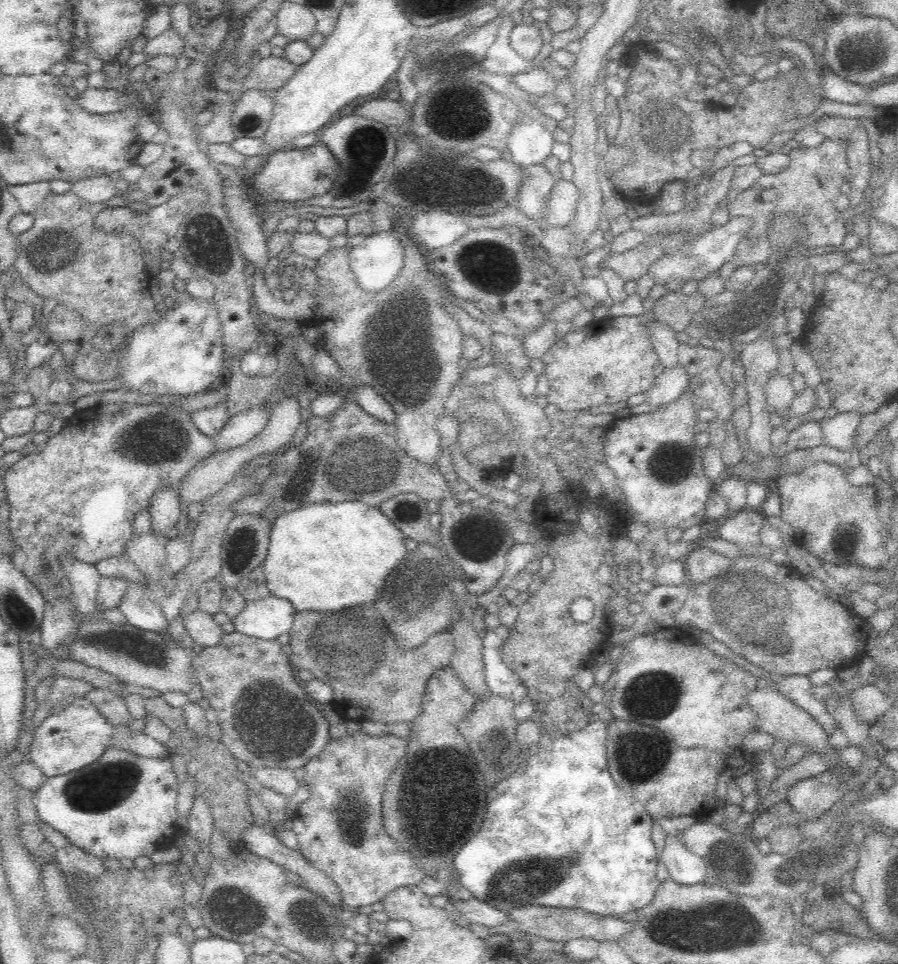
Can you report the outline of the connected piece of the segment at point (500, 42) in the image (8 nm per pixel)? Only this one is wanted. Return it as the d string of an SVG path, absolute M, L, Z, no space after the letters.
M503 12L495 41L488 47L486 56L482 59L482 71L514 76L535 65L534 60L522 58L510 46L509 36L516 23L510 19L510 14Z

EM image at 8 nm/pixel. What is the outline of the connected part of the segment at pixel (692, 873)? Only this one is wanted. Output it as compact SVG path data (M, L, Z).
M670 836L661 853L661 860L666 864L670 878L678 884L698 884L706 876L706 865L702 857L688 850L678 836Z

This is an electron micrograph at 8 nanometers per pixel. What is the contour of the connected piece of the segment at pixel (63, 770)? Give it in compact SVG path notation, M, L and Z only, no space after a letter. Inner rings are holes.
M75 697L59 712L47 716L33 732L27 754L28 760L49 778L77 772L97 762L107 750L108 740L112 736L113 724L98 713L88 697Z

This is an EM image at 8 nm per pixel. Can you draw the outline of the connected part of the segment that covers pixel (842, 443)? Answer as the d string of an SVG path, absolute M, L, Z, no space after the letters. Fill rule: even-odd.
M854 412L838 413L834 418L824 418L820 422L824 444L838 450L852 451L854 438L861 424L862 414Z

